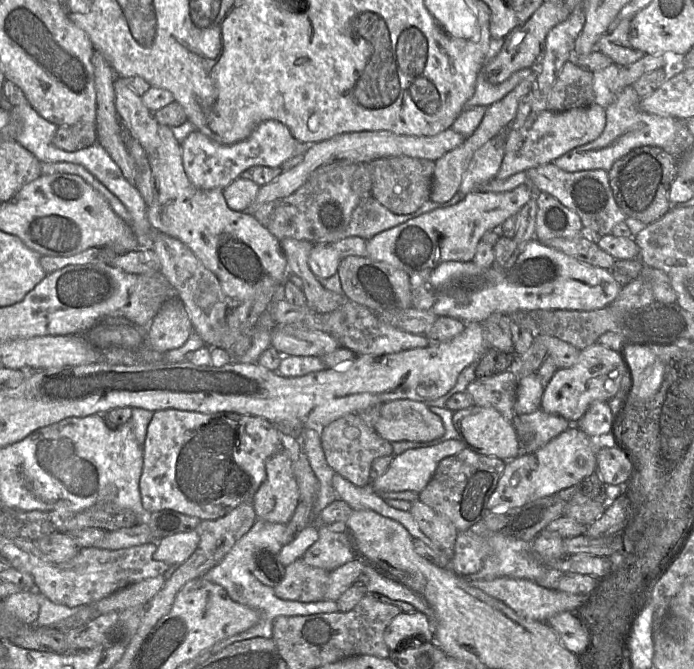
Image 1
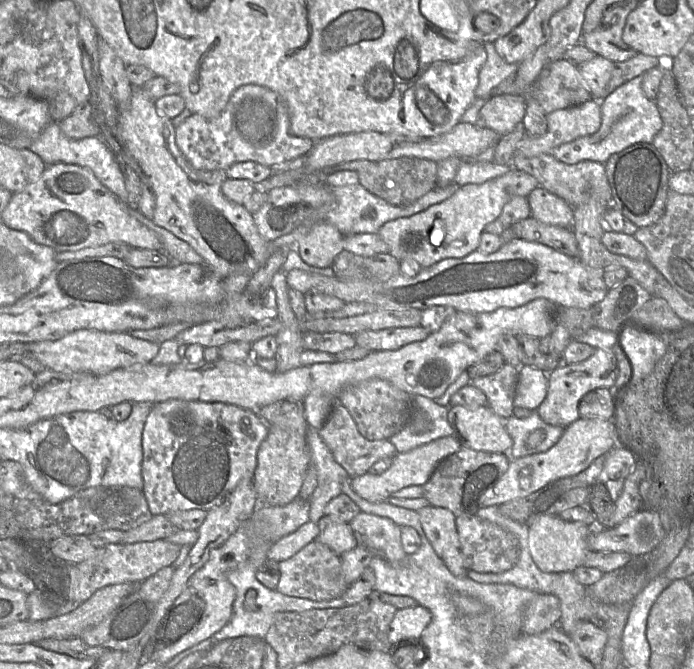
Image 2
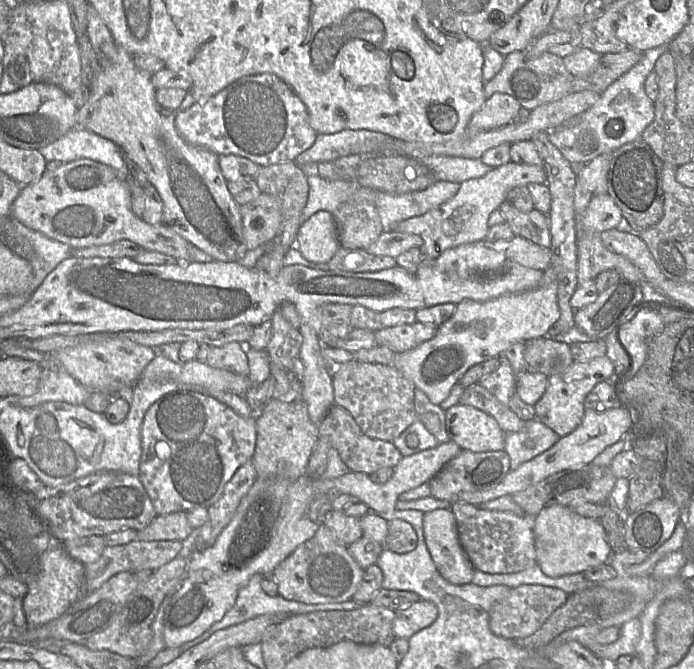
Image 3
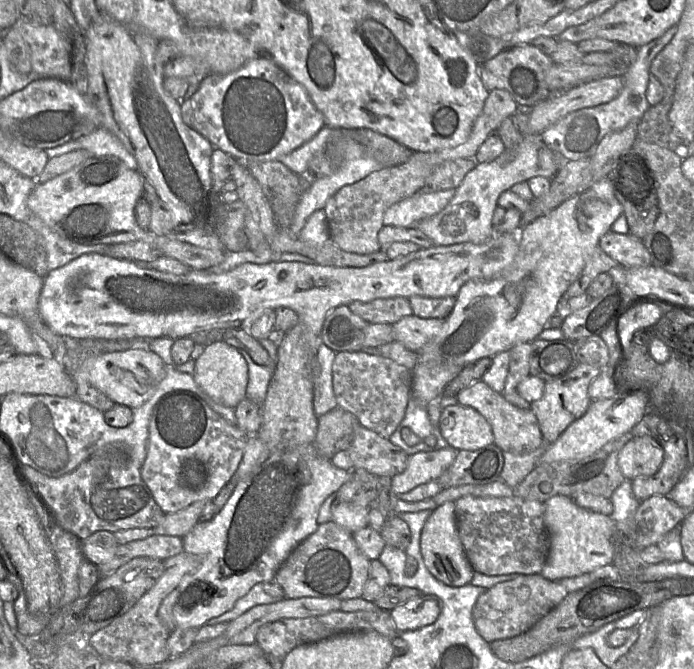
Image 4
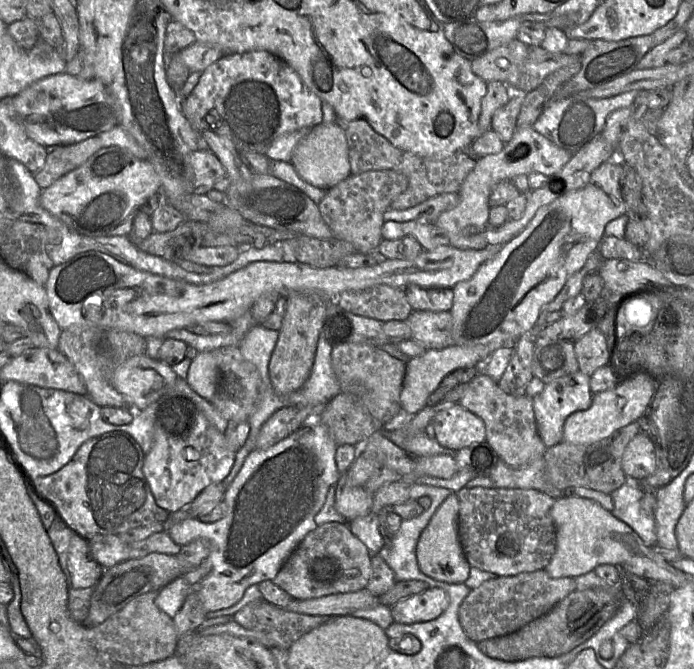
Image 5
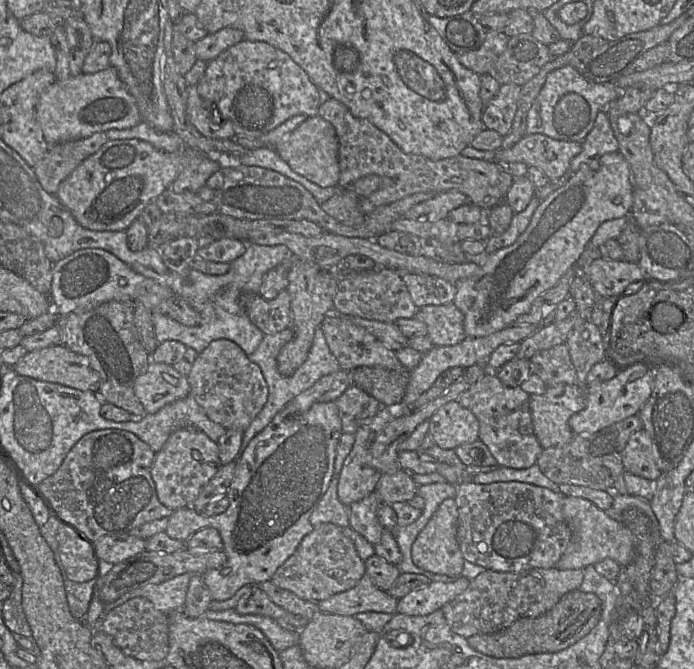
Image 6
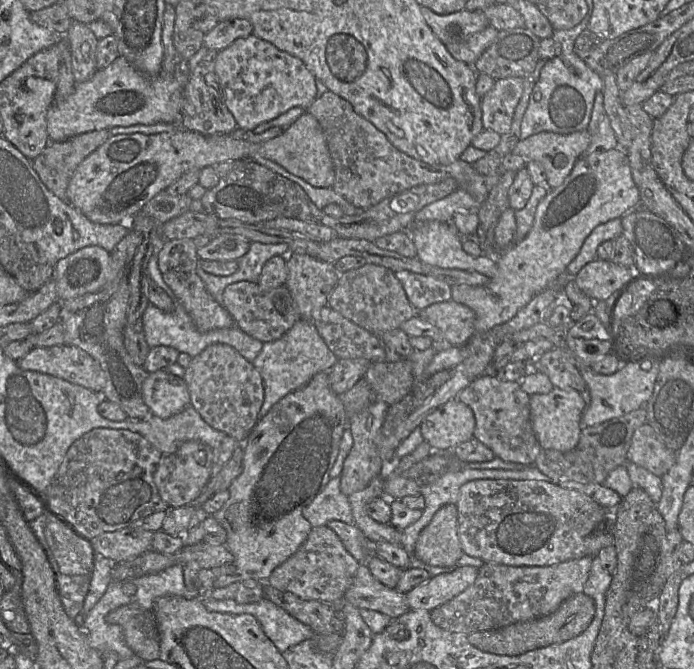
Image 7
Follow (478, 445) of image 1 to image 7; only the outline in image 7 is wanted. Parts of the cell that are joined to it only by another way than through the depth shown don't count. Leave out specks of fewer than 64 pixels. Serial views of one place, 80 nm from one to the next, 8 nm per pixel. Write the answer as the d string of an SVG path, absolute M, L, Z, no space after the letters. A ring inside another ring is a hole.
M457 397L428 414L419 428L435 452L449 452L474 437L475 425L473 411Z

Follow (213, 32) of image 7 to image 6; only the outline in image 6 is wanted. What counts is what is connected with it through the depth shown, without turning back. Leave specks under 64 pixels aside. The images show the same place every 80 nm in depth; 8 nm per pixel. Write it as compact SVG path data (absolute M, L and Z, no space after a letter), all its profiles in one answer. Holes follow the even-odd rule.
M225 27L215 33L207 34L195 44L196 59L208 63L243 39L243 31L233 27Z

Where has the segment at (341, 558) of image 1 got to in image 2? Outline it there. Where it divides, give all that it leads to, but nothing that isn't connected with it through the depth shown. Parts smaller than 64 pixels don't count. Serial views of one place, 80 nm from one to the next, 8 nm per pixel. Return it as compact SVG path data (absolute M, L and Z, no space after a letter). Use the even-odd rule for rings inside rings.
M323 516L318 526L320 533L316 540L340 556L358 545L349 523Z

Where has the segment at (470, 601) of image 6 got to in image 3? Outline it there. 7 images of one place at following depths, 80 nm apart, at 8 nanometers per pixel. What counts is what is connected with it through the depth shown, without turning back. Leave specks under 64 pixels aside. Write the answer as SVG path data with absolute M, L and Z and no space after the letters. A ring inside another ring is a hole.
M521 585L509 593L490 609L489 626L491 631L505 639L523 639L536 632L550 615L568 598L561 589L545 585Z

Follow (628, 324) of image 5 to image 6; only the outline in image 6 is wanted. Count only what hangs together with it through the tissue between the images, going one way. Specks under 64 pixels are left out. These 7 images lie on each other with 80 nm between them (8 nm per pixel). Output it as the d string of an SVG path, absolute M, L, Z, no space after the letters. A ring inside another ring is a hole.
M662 283L650 284L633 295L623 296L618 302L612 316L612 346L623 326L639 319L650 307L655 295L662 289Z

